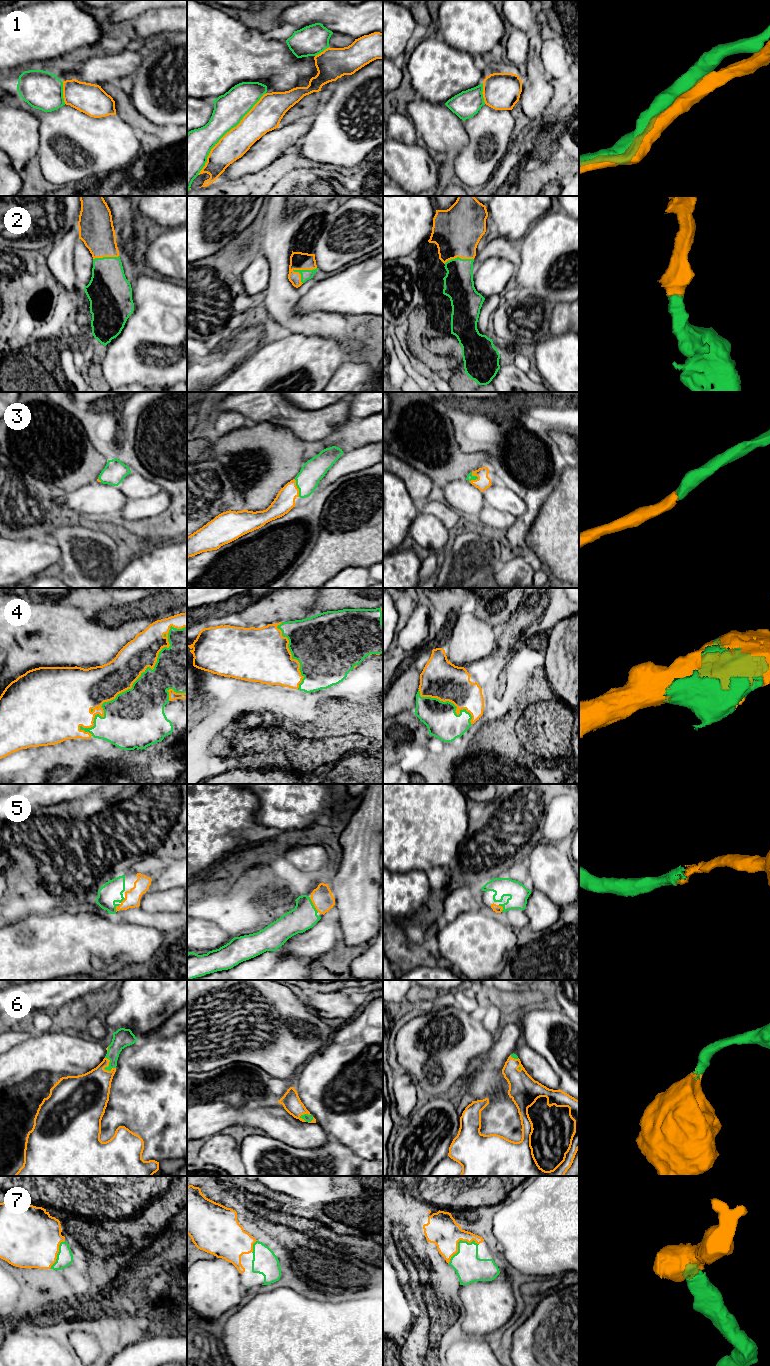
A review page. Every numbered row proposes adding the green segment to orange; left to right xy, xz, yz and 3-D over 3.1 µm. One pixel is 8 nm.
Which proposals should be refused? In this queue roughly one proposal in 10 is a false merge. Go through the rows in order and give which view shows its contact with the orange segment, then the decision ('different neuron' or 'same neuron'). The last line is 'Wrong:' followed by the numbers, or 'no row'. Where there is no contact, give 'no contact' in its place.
1: contact in xz; same neuron
2: contact in xz; same neuron
3: contact in yz; same neuron
4: contact in xy; same neuron
5: contact in xz; same neuron
6: contact in xy; same neuron
7: contact in yz; same neuron
Wrong: no row

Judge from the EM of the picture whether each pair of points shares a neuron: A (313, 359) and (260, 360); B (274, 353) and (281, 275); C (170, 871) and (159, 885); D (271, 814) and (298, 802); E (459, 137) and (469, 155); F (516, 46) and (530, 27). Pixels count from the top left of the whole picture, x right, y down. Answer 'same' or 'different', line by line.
A: same
B: different
C: same
D: same
E: different
F: same

